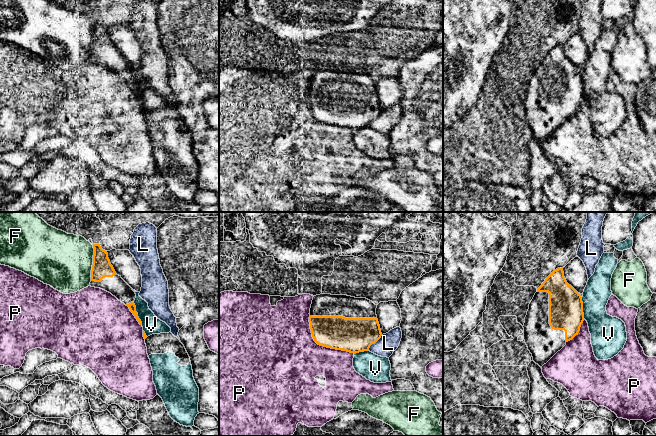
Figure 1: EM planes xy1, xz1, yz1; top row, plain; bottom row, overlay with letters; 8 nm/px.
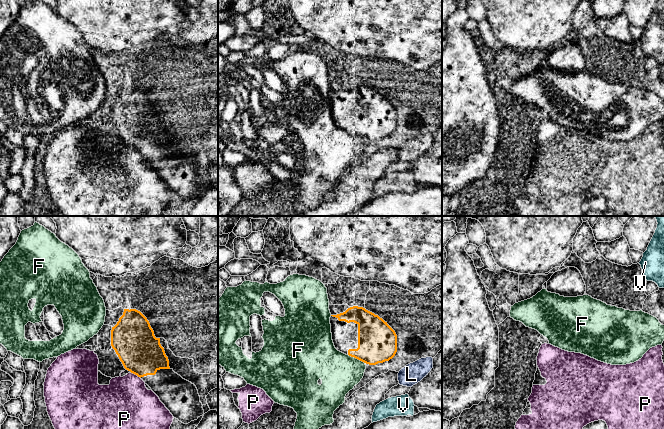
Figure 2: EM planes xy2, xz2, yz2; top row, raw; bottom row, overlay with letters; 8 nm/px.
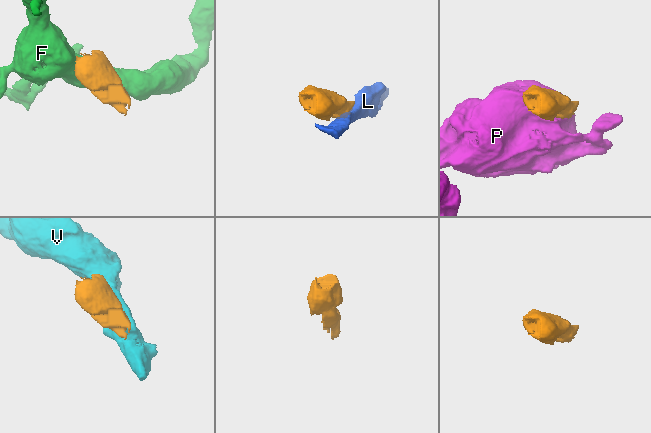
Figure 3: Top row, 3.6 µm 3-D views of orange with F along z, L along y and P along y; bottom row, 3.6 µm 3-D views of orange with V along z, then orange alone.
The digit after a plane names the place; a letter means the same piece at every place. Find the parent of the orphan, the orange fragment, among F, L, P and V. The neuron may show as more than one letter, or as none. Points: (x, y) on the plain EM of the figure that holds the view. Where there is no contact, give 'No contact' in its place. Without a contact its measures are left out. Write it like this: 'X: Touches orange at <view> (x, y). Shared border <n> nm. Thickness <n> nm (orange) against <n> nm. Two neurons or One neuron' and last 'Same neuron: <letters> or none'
F: Touches orange at xy1 (93, 39). Shared border 280 nm. Thickness 160 nm (orange) against 460 nm. Two neurons
L: Touches orange at xz1 (374, 118). Shared border 170 nm. Thickness 280 nm (orange) against 160 nm. Two neurons
P: Touches orange at xz1 (323, 121). Shared border 480 nm. Thickness 280 nm (orange) against 400 nm. Two neurons
V: Touches orange at xy1 (137, 89). Shared border 200 nm. Thickness 60 nm (orange) against 150 nm. Two neurons
Same neuron: none

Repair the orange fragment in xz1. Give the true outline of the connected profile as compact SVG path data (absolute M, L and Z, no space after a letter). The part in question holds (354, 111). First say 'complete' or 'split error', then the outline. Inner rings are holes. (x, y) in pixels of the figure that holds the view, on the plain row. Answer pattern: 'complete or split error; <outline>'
split error; M316 71L309 89L312 113L327 124L354 130L368 127L382 112L376 84L366 74Z

